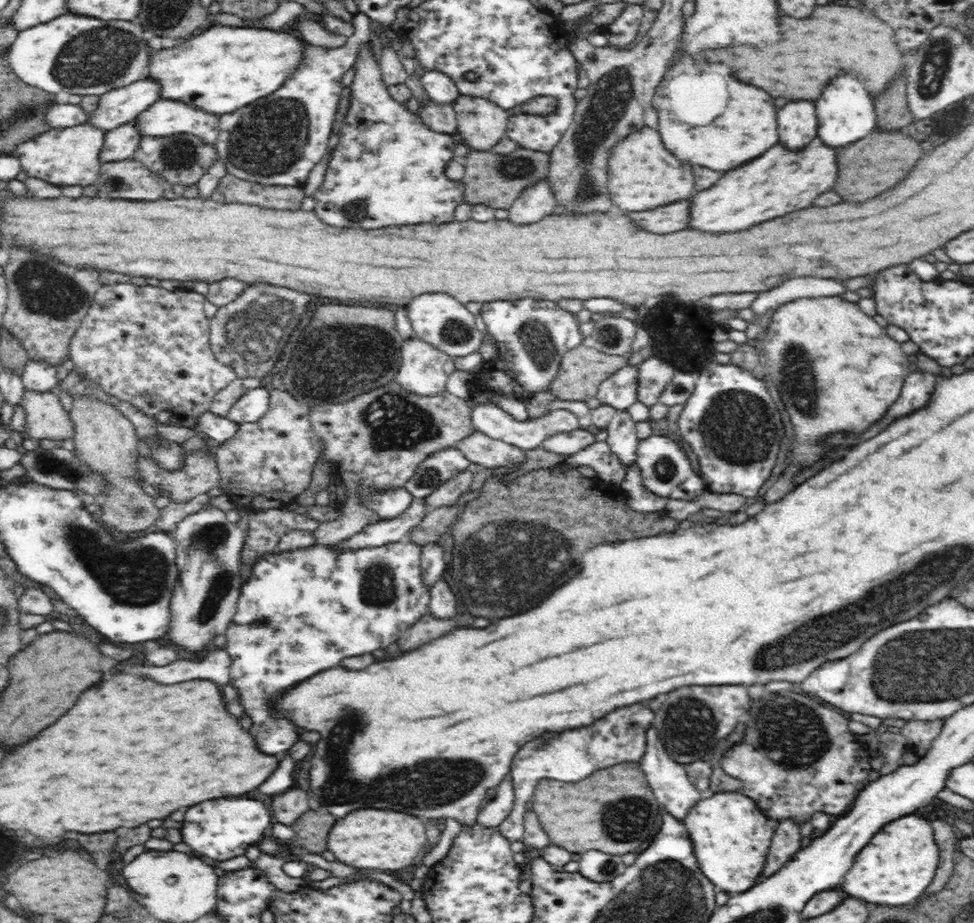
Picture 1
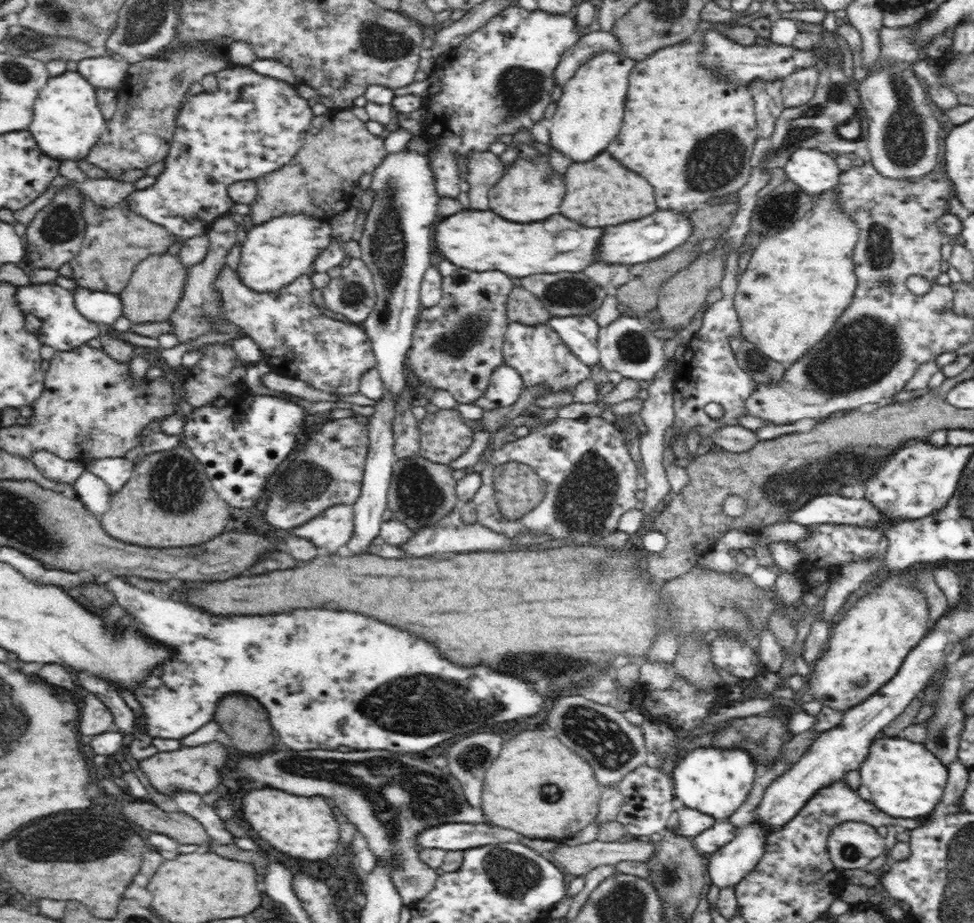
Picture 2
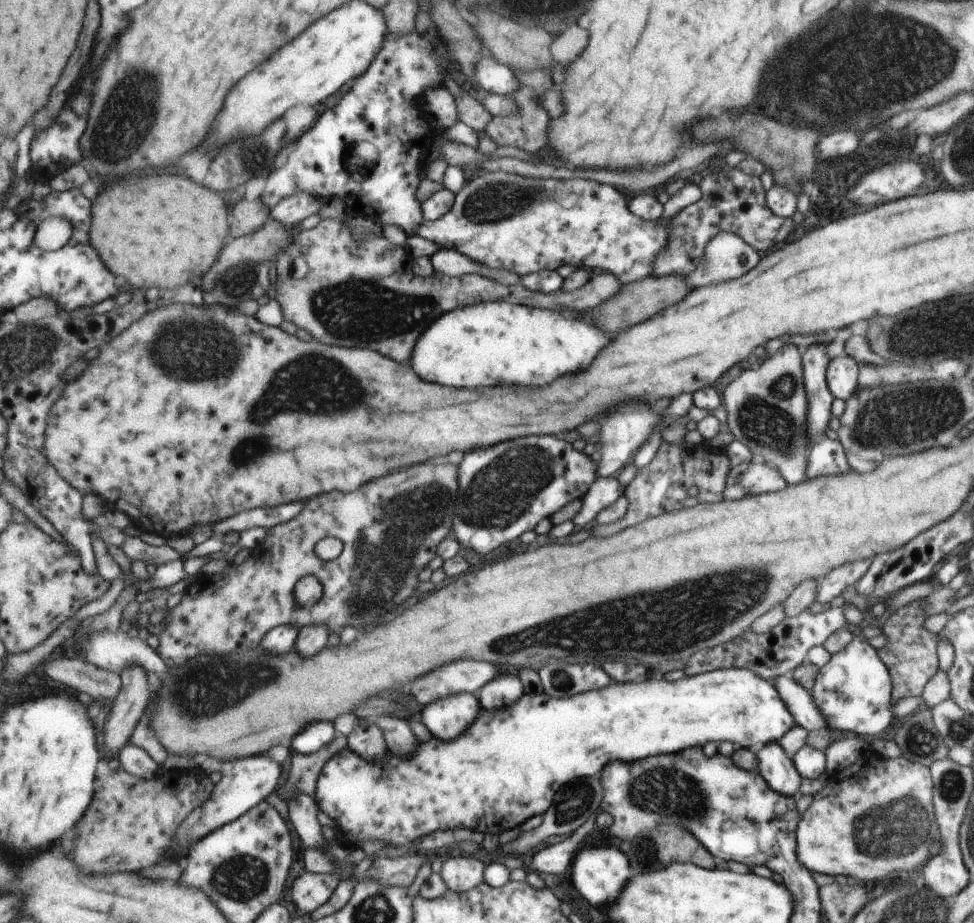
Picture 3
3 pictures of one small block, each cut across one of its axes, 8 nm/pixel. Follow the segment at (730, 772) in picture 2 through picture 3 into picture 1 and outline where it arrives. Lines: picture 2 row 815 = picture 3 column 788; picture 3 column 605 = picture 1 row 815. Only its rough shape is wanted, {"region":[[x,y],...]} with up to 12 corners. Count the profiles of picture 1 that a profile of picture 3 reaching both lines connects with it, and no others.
{"region":[[736,792],[682,822],[700,870],[733,896],[763,879],[778,824]]}

